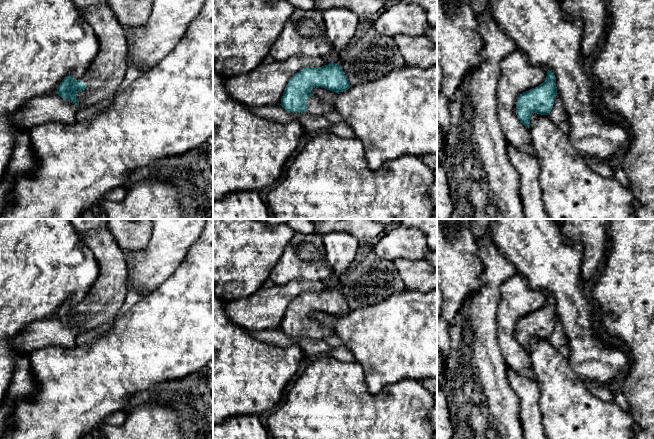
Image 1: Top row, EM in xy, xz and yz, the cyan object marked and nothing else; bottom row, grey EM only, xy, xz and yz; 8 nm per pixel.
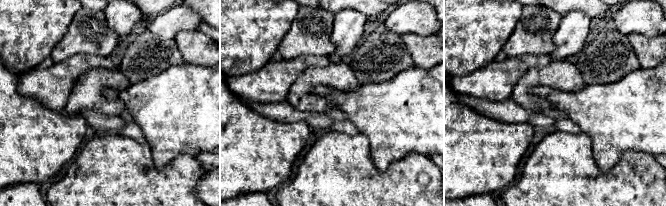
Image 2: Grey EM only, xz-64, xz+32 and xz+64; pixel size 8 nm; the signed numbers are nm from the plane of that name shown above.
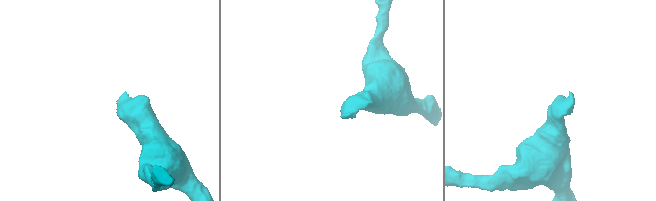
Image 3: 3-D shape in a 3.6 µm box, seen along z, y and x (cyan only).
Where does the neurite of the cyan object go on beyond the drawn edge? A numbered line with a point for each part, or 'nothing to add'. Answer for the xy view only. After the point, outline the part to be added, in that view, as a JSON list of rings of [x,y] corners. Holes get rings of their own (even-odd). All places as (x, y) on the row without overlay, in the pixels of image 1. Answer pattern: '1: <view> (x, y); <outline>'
1: xy (104, 299); [[[108,223],[96,231],[89,231],[80,235],[85,247],[93,253],[99,266],[97,279],[80,302],[81,306],[86,308],[86,313],[90,315],[83,323],[83,332],[89,332],[99,326],[111,323],[116,318],[127,293],[128,267],[124,250],[119,247],[111,234]]]

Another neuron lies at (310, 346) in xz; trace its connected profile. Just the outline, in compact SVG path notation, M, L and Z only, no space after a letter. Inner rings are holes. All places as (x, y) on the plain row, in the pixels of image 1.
M245 329L255 339L281 348L298 345L307 356L328 355L332 348L324 340L308 338L307 336L287 336L281 329L276 330L252 330Z

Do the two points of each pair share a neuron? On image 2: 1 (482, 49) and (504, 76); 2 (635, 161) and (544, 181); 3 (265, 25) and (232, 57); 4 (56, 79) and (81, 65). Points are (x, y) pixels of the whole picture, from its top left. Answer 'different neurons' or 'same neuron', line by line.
1: different neurons
2: same neuron
3: same neuron
4: same neuron

